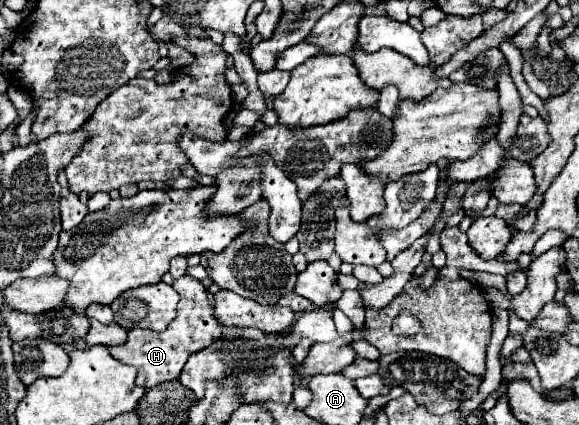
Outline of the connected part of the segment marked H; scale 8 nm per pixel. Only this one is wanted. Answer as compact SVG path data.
M182 276L182 278L174 280L172 288L180 294L178 316L164 332L132 328L132 330L128 330L128 340L122 346L108 346L110 354L116 356L116 360L120 360L122 364L130 364L138 370L136 384L146 390L154 388L156 384L176 380L190 354L200 352L202 348L208 348L212 344L212 340L222 338L220 324L212 316L212 306L208 302L206 288L202 286L202 282L192 276Z

